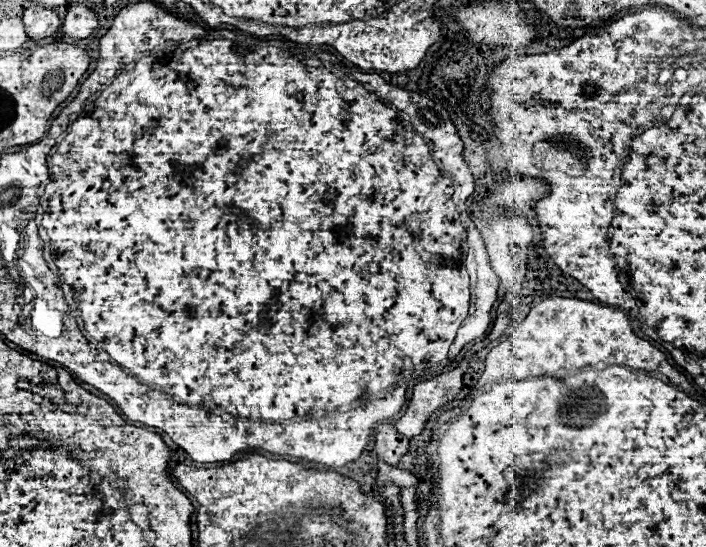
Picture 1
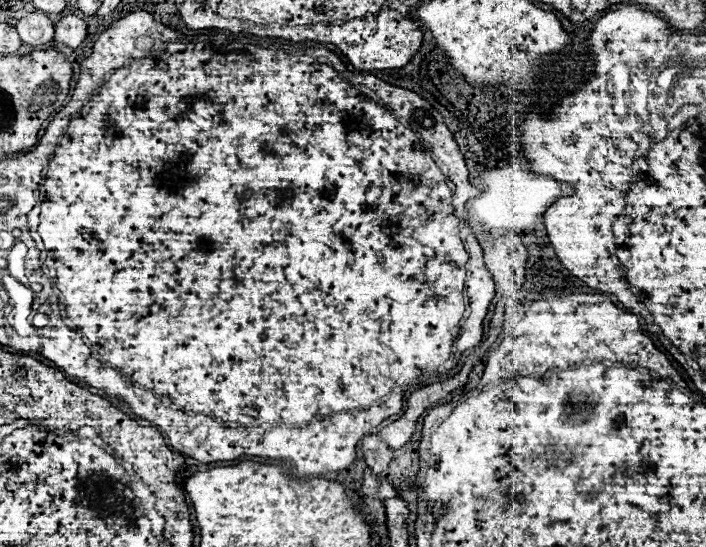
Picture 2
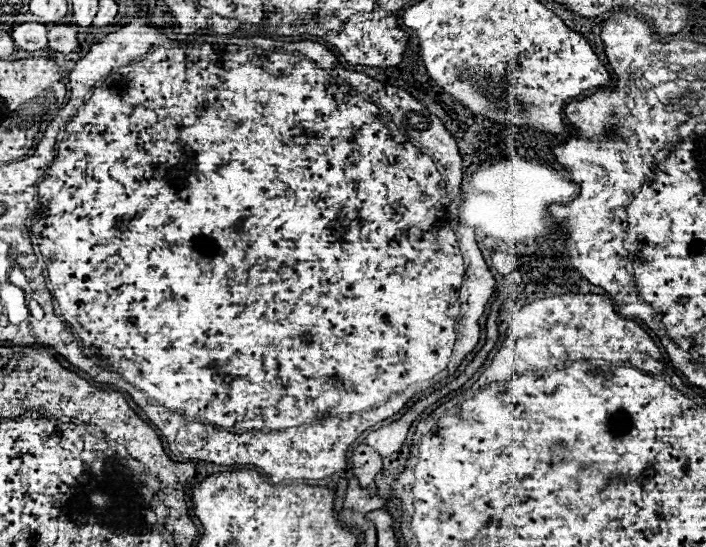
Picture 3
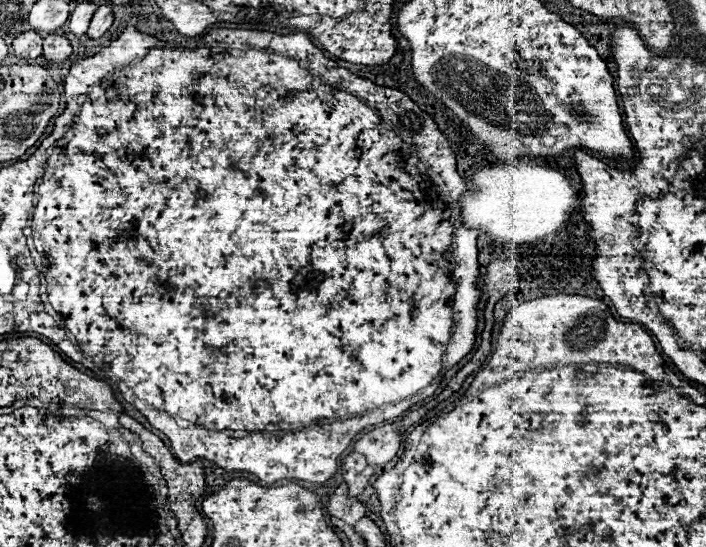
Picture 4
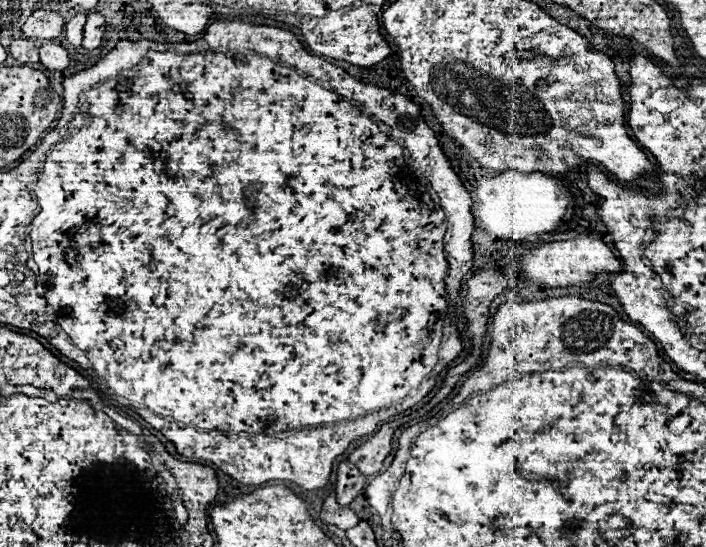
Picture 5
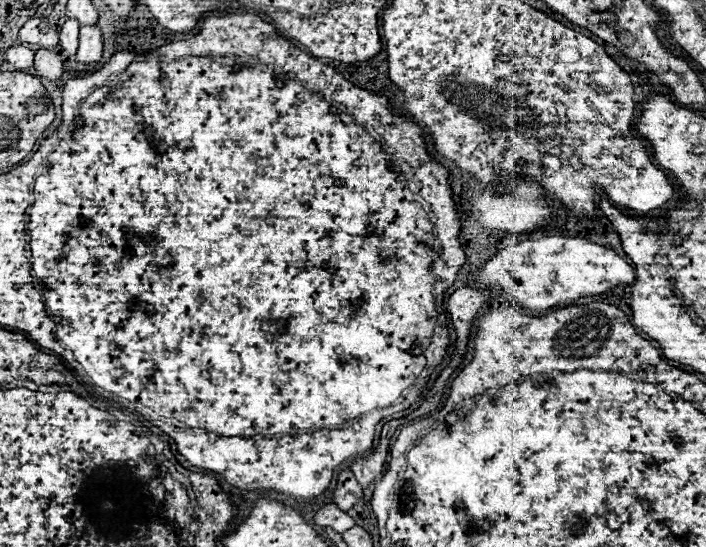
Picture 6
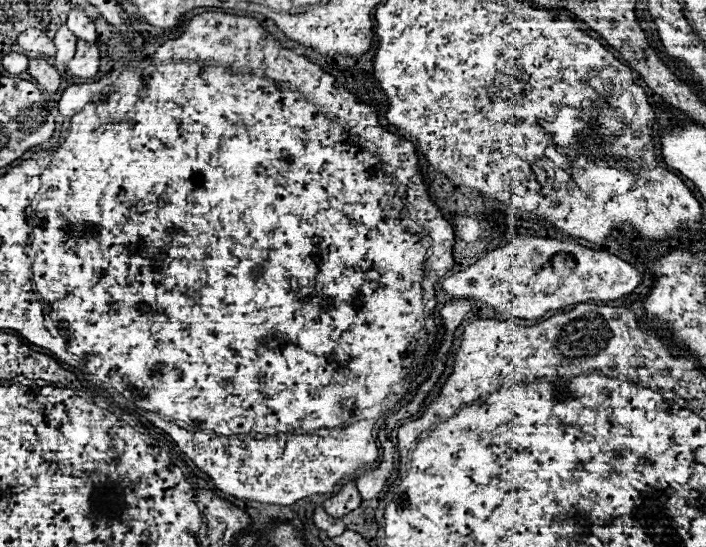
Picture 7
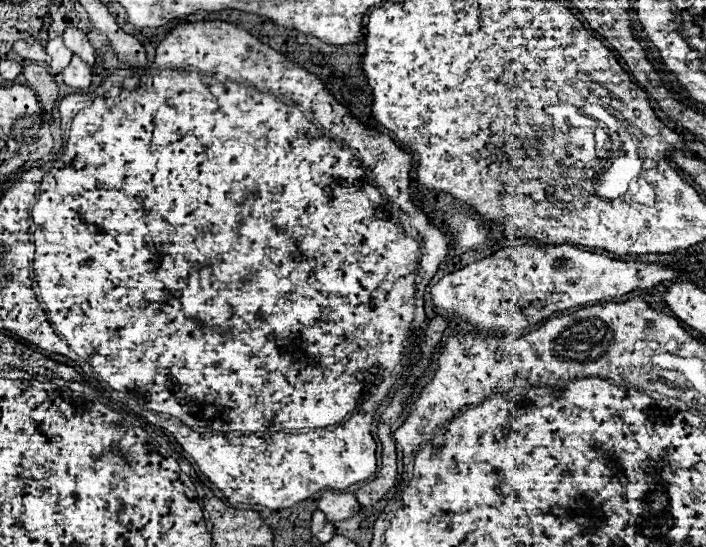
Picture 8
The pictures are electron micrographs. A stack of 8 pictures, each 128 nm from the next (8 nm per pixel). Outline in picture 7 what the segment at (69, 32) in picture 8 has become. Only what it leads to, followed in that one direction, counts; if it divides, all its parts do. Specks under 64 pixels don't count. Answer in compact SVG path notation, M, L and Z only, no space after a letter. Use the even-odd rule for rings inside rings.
M80 8L68 10L68 22L66 22L66 26L70 26L70 30L74 32L76 38L84 38L86 42L94 42L96 40L94 20L88 18Z

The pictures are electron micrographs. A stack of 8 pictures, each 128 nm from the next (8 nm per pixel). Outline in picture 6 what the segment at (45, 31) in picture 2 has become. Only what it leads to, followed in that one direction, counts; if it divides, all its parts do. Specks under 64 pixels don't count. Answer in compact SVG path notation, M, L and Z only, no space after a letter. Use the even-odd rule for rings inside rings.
M12 46L6 50L6 60L16 70L28 70L32 68L32 62L34 62L34 50L30 50L28 46Z

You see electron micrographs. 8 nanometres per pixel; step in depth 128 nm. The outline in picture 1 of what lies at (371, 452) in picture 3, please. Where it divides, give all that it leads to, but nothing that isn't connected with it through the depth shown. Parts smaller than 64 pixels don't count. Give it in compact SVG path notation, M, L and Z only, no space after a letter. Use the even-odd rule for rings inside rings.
M380 424L376 430L376 454L388 464L398 464L408 452L410 438L402 436L394 424Z

